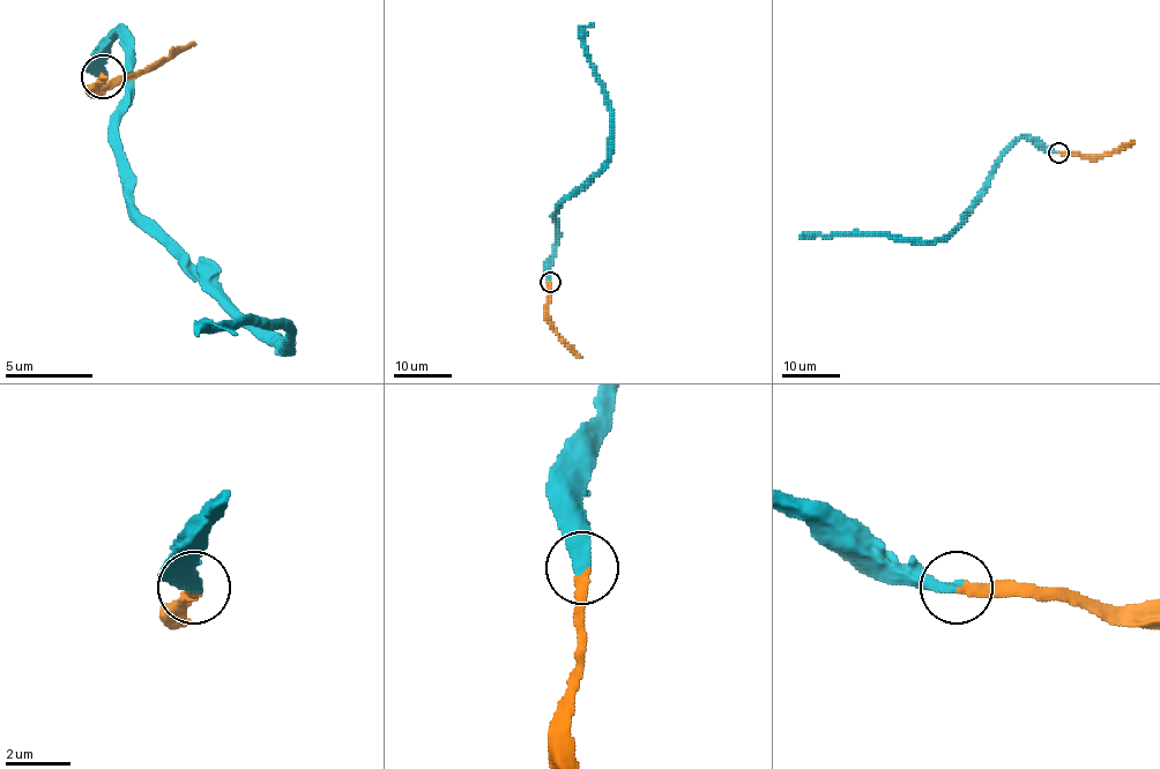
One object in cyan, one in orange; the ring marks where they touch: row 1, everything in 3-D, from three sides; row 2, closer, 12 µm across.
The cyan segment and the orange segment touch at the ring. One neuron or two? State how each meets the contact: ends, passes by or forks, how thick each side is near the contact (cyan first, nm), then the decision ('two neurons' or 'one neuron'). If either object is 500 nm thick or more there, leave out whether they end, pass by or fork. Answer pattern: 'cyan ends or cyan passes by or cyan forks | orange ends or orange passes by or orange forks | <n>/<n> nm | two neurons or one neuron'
cyan ends | orange ends | 400/340 nm | one neuron

